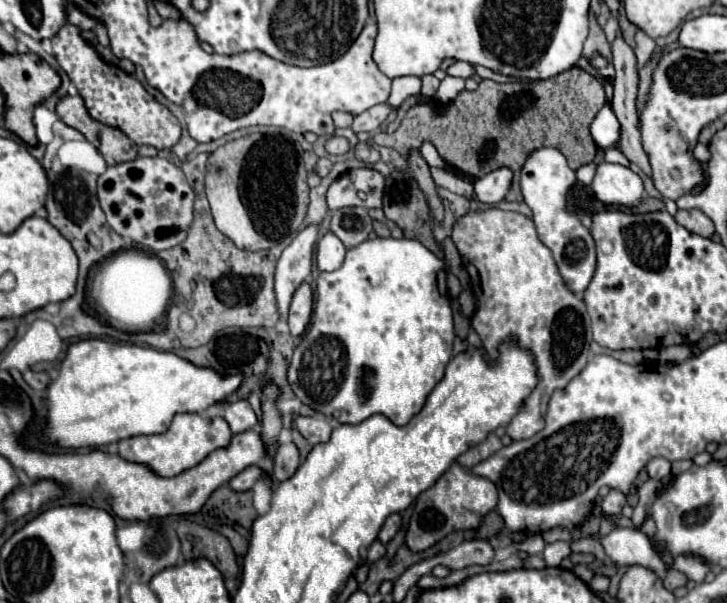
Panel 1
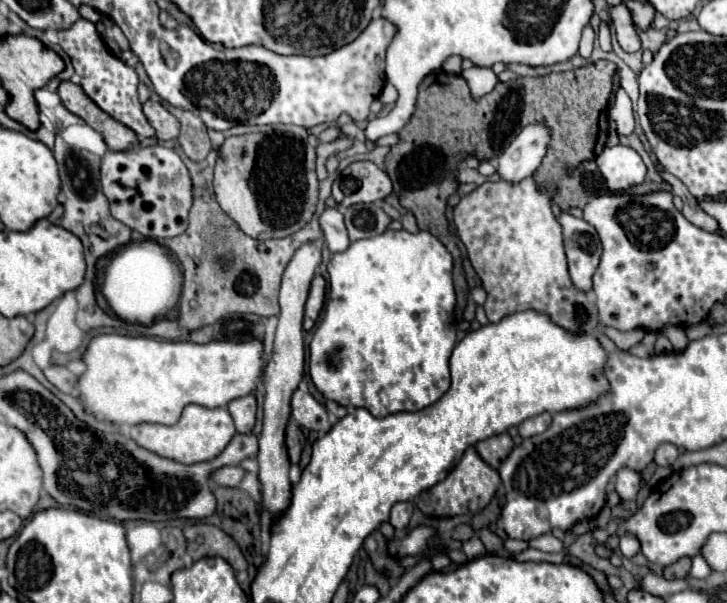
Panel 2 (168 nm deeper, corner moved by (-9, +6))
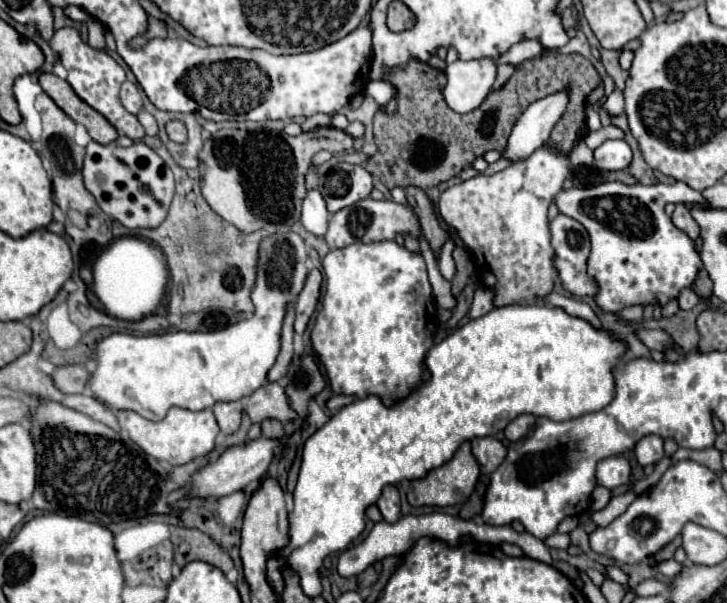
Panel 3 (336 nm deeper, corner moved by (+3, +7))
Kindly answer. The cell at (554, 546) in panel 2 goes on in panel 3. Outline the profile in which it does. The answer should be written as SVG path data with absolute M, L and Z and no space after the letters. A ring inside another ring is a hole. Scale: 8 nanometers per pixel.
M432 512L432 514L422 514L422 516L402 516L396 524L388 524L388 522L378 522L374 524L374 528L370 530L368 538L360 544L360 546L354 546L346 552L342 552L340 560L338 560L338 572L340 576L356 576L360 572L364 572L370 564L378 562L378 560L384 560L388 556L402 556L406 552L410 552L416 544L416 540L420 538L432 538L432 540L442 540L450 546L456 546L458 540L464 536L464 534L470 534L472 538L480 540L480 542L488 542L488 544L500 544L500 542L510 542L510 544L516 544L520 546L526 556L534 558L534 560L540 560L544 564L552 564L552 558L550 558L550 552L548 552L548 546L538 540L536 536L528 534L528 532L516 532L512 526L486 526L486 524L476 524L472 520L460 520L460 518L454 518L454 516L448 516L448 514L440 514L440 512Z

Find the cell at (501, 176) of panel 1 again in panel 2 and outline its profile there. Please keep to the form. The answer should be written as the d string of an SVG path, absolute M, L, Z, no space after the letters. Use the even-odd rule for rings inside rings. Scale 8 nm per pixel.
M544 123L526 125L516 139L498 157L498 173L506 181L522 181L530 177L542 163L550 143L550 129Z

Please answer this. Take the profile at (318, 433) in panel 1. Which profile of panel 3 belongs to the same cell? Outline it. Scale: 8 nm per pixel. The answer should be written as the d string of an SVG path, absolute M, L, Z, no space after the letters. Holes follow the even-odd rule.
M266 382L260 386L246 404L246 412L252 418L252 422L262 422L266 418L276 418L282 424L296 420L296 410L290 406L288 394L284 392L284 386L276 382Z

